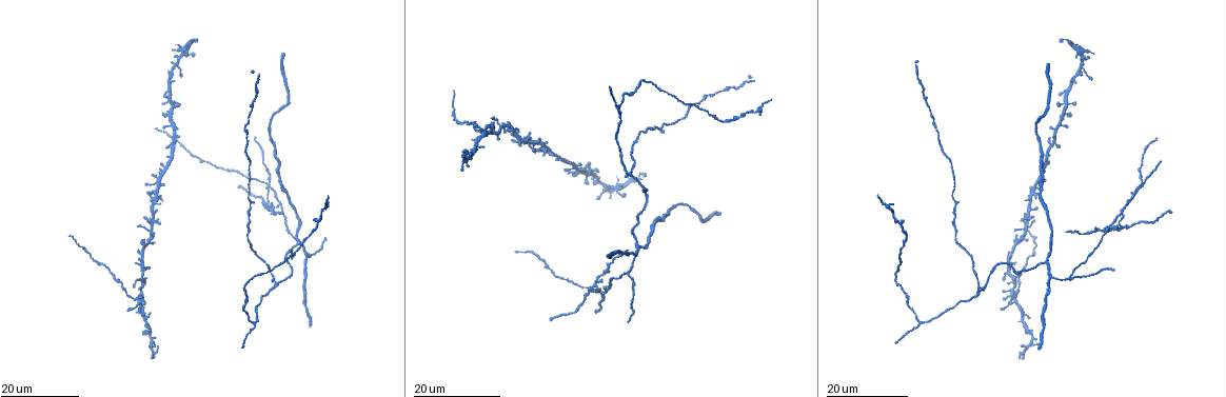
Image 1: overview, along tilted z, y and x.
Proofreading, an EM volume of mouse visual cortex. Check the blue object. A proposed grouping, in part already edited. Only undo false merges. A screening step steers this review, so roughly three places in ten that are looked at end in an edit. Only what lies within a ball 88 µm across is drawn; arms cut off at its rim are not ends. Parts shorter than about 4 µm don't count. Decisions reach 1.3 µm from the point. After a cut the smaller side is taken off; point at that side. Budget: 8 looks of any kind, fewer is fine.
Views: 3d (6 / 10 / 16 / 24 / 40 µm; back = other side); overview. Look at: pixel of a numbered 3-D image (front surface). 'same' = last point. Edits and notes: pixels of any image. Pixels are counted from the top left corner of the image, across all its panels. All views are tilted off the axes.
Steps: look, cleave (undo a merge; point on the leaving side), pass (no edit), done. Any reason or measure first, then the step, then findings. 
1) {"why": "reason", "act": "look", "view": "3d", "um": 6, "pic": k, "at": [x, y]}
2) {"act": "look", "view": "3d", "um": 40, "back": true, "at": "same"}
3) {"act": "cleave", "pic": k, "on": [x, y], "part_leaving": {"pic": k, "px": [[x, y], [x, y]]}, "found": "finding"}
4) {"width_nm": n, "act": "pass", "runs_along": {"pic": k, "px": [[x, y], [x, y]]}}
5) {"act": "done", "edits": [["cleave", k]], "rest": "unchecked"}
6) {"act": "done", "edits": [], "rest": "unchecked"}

{"why": "three-way junction", "act": "look", "view": "3d", "um": 16, "pic": 1, "at": [1016, 294]}

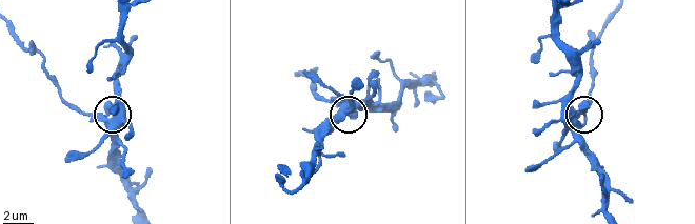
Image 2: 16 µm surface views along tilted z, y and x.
{"why": "closer look", "act": "look", "view": "3d", "um": 6, "pic": 2, "at": [582, 115]}

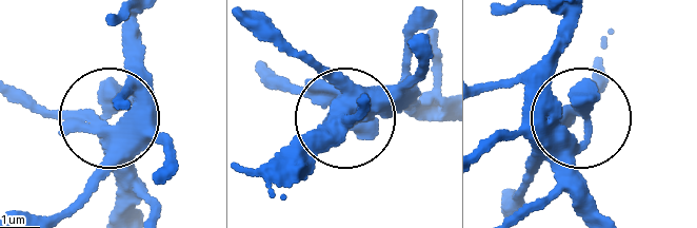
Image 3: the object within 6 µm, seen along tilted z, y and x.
{"width_nm": 290, "act": "cleave", "pic": 3, "on": [26, 107], "part_leaving": {"pic": 3, "px": [[80, 116], [47, 114], [19, 93]]}, "found": "a second neuron is stuck on"}

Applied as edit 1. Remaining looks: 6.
{"why": "three-way junction", "act": "look", "view": "3d", "um": 16, "pic": 1, "at": [630, 176]}

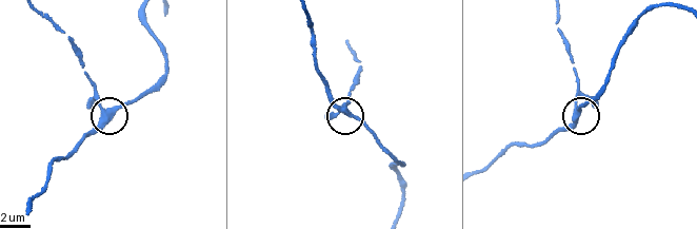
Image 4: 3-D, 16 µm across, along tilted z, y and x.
{"act": "look", "view": "3d", "um": 10, "pic": 4, "at": [101, 112]}

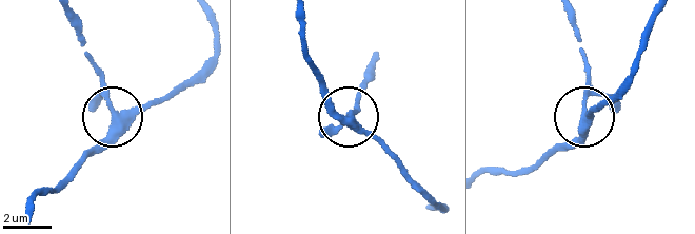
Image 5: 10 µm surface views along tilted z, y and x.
{"arms": 3, "act": "pass", "runs_along": {"pic": 5, "px": [[211, 59], [166, 93], [112, 115], [102, 71], [93, 60]]}, "found": "one neuron here"}

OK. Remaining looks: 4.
{"why": "three arms meet", "act": "look", "view": "3d", "um": 24, "pic": 1, "at": [1067, 277]}

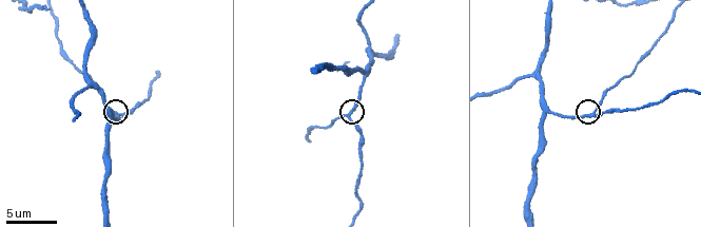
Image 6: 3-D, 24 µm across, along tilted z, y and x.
{"why": "zoom in", "act": "look", "view": "3d", "um": 6, "pic": 6, "at": [115, 115]}

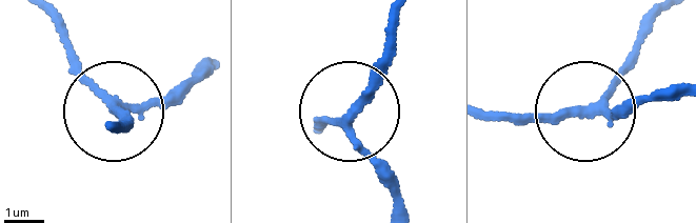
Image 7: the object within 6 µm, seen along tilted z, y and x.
{"width_nm": 200, "act": "pass", "runs_along": {"pic": 7, "px": [[658, 17], [594, 112], [638, 107]]}, "found": "continuous, no second neuron"}

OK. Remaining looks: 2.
{"why": "arms part here", "act": "look", "view": "3d", "um": 24, "pic": 1, "at": [253, 324]}

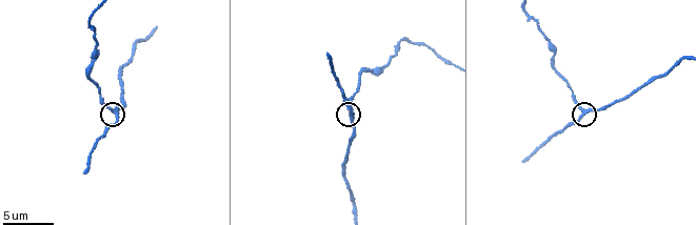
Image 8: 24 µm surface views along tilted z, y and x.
{"act": "look", "view": "3d", "um": 10, "pic": 8, "at": [582, 110]}

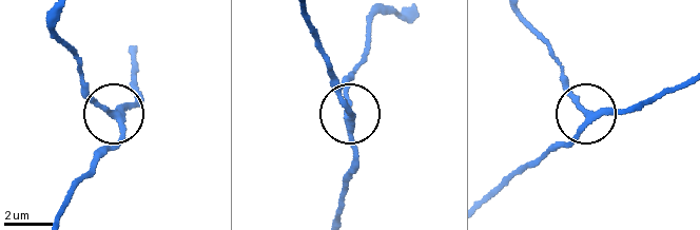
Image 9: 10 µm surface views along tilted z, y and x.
{"width_nm": 240, "act": "pass", "runs_along": {"pic": 9, "px": [[686, 79], [630, 108], [592, 113], [579, 133], [539, 164]]}, "found": "continuous, no second neuron"}

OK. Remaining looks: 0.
{"act": "done", "edits": [["cleave", 3]], "rest": "unchecked"}

